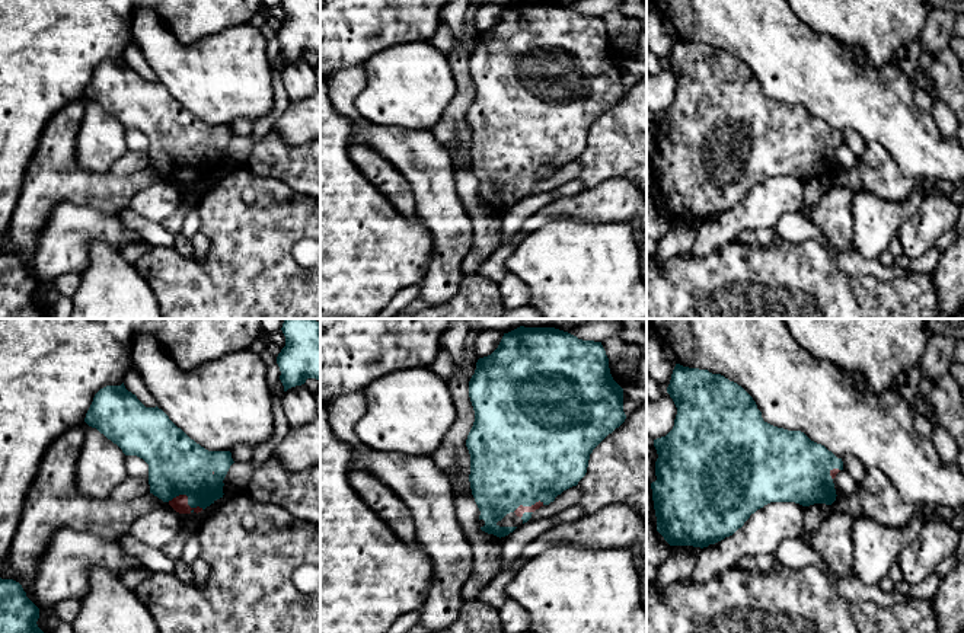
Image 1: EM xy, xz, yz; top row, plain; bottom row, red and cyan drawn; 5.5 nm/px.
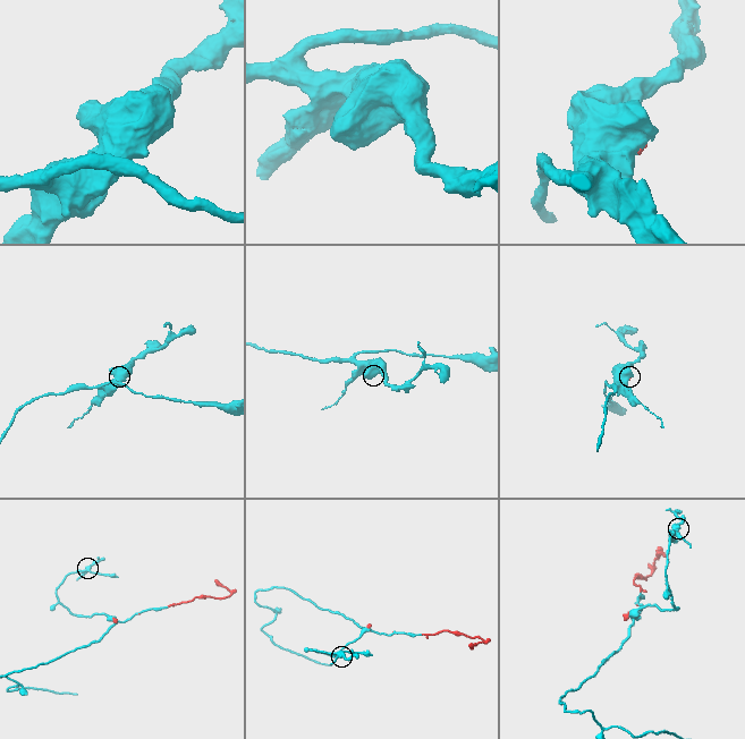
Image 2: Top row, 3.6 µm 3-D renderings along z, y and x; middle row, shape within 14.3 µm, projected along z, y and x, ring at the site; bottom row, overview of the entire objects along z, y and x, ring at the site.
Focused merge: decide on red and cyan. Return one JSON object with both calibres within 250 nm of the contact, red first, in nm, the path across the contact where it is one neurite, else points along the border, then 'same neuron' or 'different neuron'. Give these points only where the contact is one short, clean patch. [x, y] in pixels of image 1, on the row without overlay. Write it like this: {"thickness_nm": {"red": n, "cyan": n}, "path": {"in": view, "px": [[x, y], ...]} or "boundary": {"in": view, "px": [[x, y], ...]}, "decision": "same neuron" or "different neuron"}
{"thickness_nm": {"red": 90, "cyan": 320}, "decision": "same neuron"}

